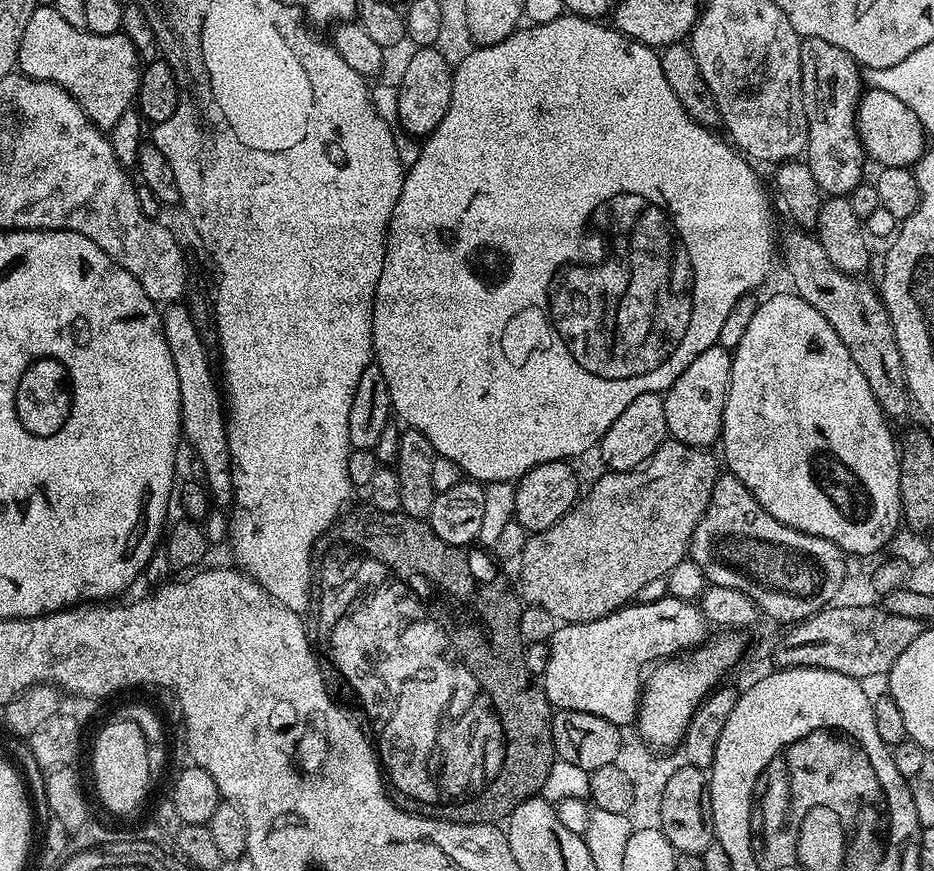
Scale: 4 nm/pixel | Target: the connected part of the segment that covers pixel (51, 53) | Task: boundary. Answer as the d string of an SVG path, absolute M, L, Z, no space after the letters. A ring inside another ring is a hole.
M37 6L34 14L30 14L30 22L26 22L16 63L19 71L30 79L49 80L65 88L97 128L109 130L137 99L142 71L140 56L123 31L94 34L70 26L56 8Z

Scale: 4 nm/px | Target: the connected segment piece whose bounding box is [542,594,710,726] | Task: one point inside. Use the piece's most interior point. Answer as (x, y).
(595, 667)

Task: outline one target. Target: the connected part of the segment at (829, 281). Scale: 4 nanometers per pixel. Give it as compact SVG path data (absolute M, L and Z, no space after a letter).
M793 227L793 232L783 233L782 260L792 275L795 295L802 297L842 338L842 346L850 350L850 358L858 362L858 370L862 370L862 378L870 382L870 390L878 402L885 417L904 416L910 412L908 383L904 372L898 372L900 352L894 352L896 335L892 329L892 319L888 313L888 305L880 295L877 285L867 284L860 276L848 276L830 258L826 258L826 250L822 250L819 239L801 227Z

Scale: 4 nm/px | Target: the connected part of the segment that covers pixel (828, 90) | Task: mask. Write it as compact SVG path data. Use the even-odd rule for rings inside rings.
M804 38L800 41L800 81L808 123L806 163L822 193L847 196L865 179L866 153L856 128L856 107L862 95L861 69L846 50L830 42Z

